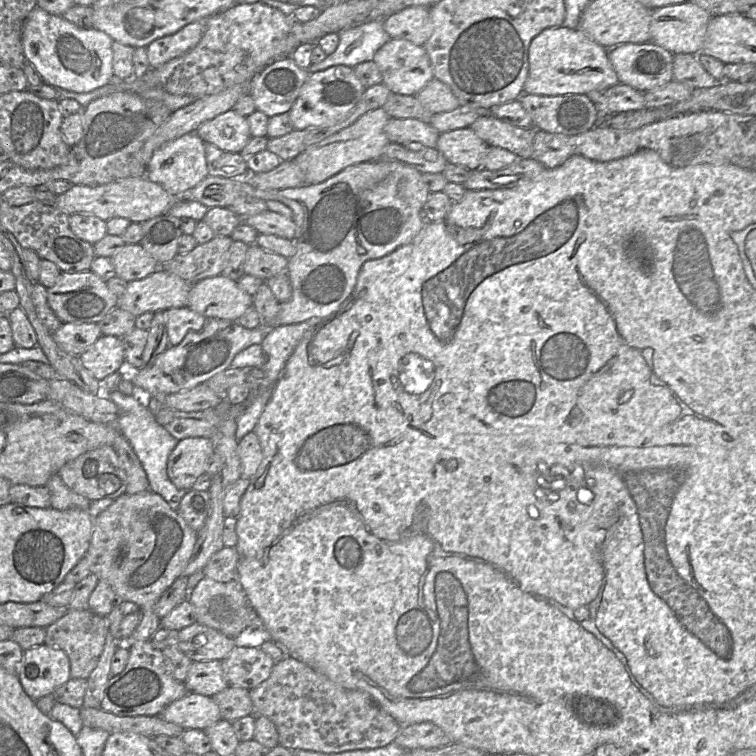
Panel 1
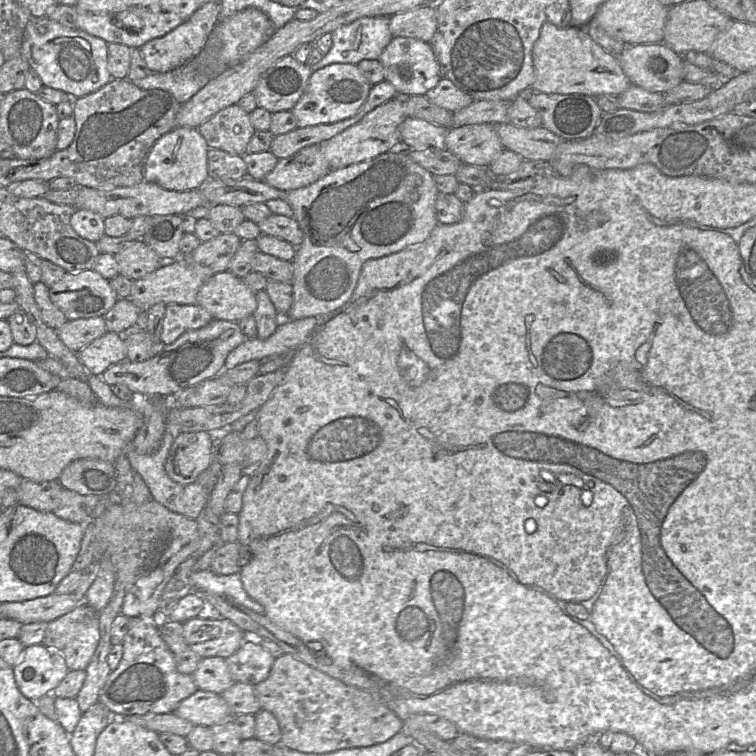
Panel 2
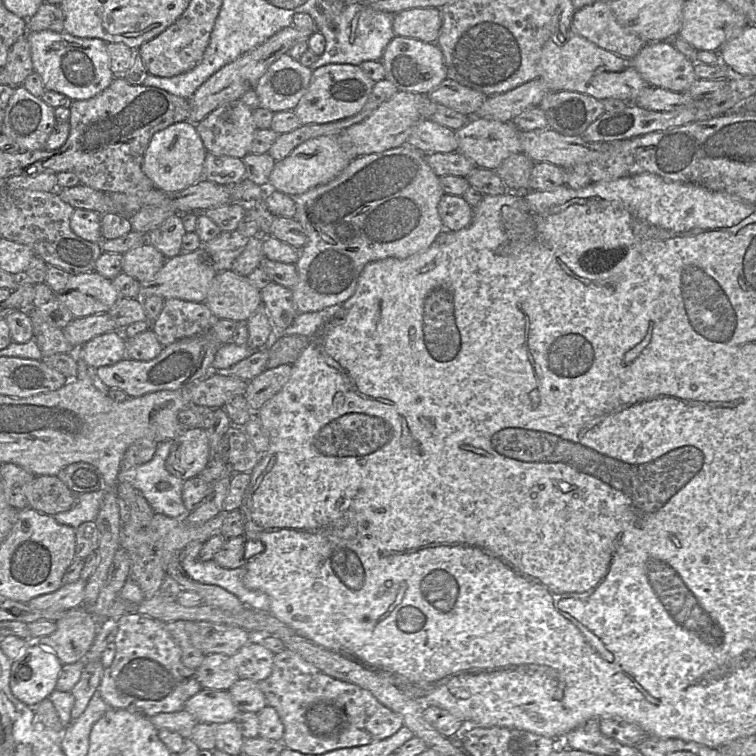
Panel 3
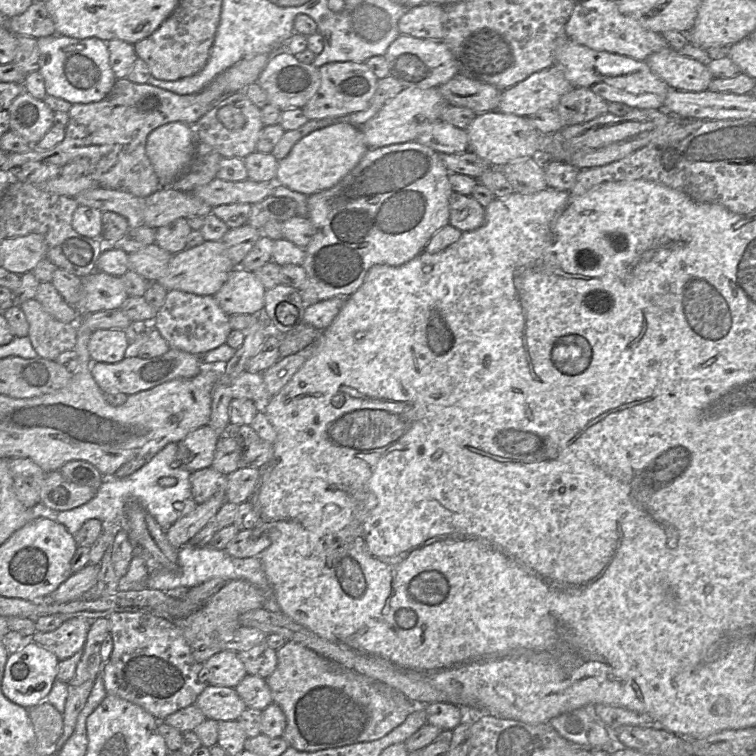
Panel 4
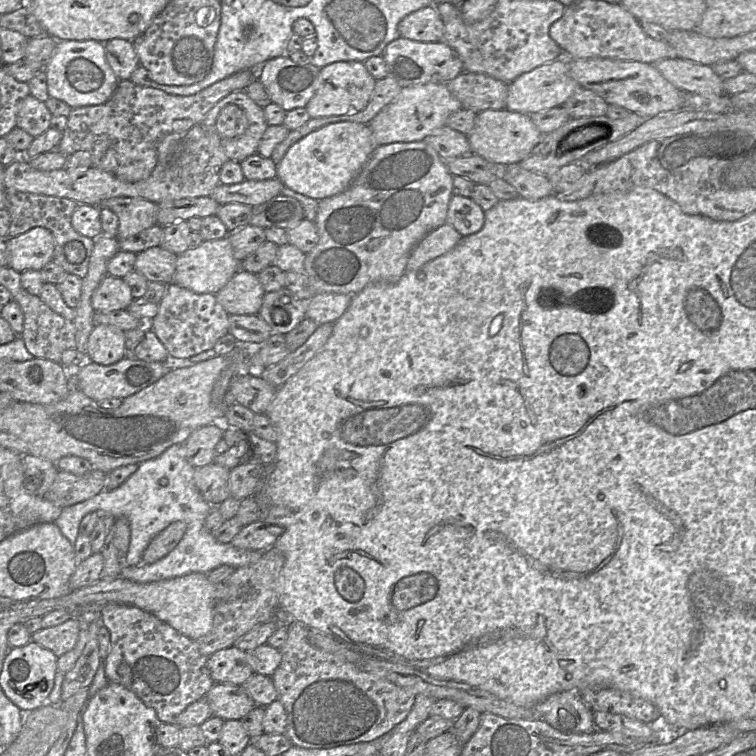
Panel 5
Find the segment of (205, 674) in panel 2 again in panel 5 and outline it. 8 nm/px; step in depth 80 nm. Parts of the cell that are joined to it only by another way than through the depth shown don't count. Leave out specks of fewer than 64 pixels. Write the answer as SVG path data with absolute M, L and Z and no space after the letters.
M235 646L214 652L208 657L207 667L215 683L242 685L254 674L246 652Z

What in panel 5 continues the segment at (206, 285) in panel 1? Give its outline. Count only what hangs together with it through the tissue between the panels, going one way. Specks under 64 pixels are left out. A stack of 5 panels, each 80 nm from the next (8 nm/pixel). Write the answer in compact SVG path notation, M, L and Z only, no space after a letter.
M241 268L216 298L229 315L256 315L265 293L258 276Z

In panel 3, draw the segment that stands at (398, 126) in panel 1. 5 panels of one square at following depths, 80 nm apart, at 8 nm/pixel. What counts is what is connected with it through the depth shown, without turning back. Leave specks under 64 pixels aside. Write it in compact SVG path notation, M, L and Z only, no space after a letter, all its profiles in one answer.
M421 120L414 127L406 144L423 153L458 151L456 131L431 120Z

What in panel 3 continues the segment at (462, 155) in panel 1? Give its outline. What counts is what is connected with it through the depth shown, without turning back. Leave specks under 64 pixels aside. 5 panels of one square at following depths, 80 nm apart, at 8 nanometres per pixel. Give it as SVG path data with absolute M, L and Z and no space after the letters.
M474 116L456 131L458 151L475 166L495 170L509 156L521 153L519 131L512 122Z

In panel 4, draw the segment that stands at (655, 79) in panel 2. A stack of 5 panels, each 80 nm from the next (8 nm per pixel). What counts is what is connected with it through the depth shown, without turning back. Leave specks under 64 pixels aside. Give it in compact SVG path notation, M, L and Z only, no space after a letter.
M672 48L651 54L645 63L671 89L678 91L706 91L714 78L705 64L680 55Z

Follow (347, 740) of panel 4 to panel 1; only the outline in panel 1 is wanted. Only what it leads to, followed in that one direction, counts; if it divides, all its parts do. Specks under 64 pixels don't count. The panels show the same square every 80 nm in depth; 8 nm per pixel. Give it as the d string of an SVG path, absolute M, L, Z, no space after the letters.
M287 655L274 664L270 676L250 690L254 716L269 718L279 734L279 744L290 751L302 749L341 753L372 749L393 742L401 725L371 697L338 686L302 661Z

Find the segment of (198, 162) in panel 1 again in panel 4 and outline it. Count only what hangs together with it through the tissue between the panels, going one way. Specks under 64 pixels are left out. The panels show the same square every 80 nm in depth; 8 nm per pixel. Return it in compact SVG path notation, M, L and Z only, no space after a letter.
M169 123L150 133L146 154L164 186L172 184L189 169L196 146L194 127L184 123Z

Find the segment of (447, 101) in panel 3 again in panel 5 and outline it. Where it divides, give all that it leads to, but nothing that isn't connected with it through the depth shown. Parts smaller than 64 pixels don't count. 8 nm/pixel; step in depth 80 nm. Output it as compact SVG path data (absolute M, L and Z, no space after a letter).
M462 72L447 84L450 92L460 101L463 108L477 114L488 109L502 110L506 108L509 84L483 73Z

